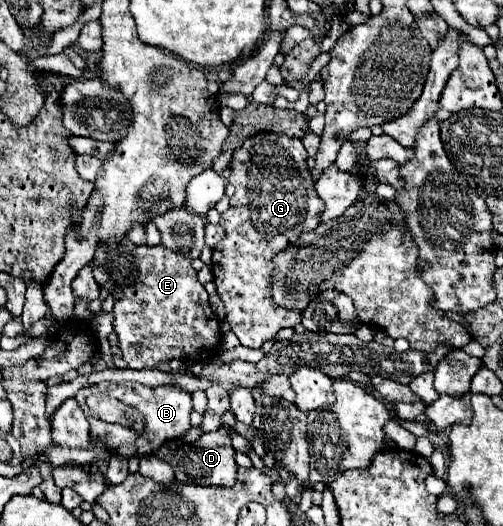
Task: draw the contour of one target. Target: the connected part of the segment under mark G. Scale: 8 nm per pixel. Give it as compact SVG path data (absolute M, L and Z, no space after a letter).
M257 134L247 138L241 148L235 148L229 162L229 182L235 186L235 194L229 210L219 220L225 236L213 248L211 272L217 294L225 304L231 332L247 348L261 348L281 328L301 324L297 310L285 310L273 304L269 282L273 272L271 258L289 248L303 230L313 230L323 212L323 202L315 192L305 160L307 154L301 140Z

